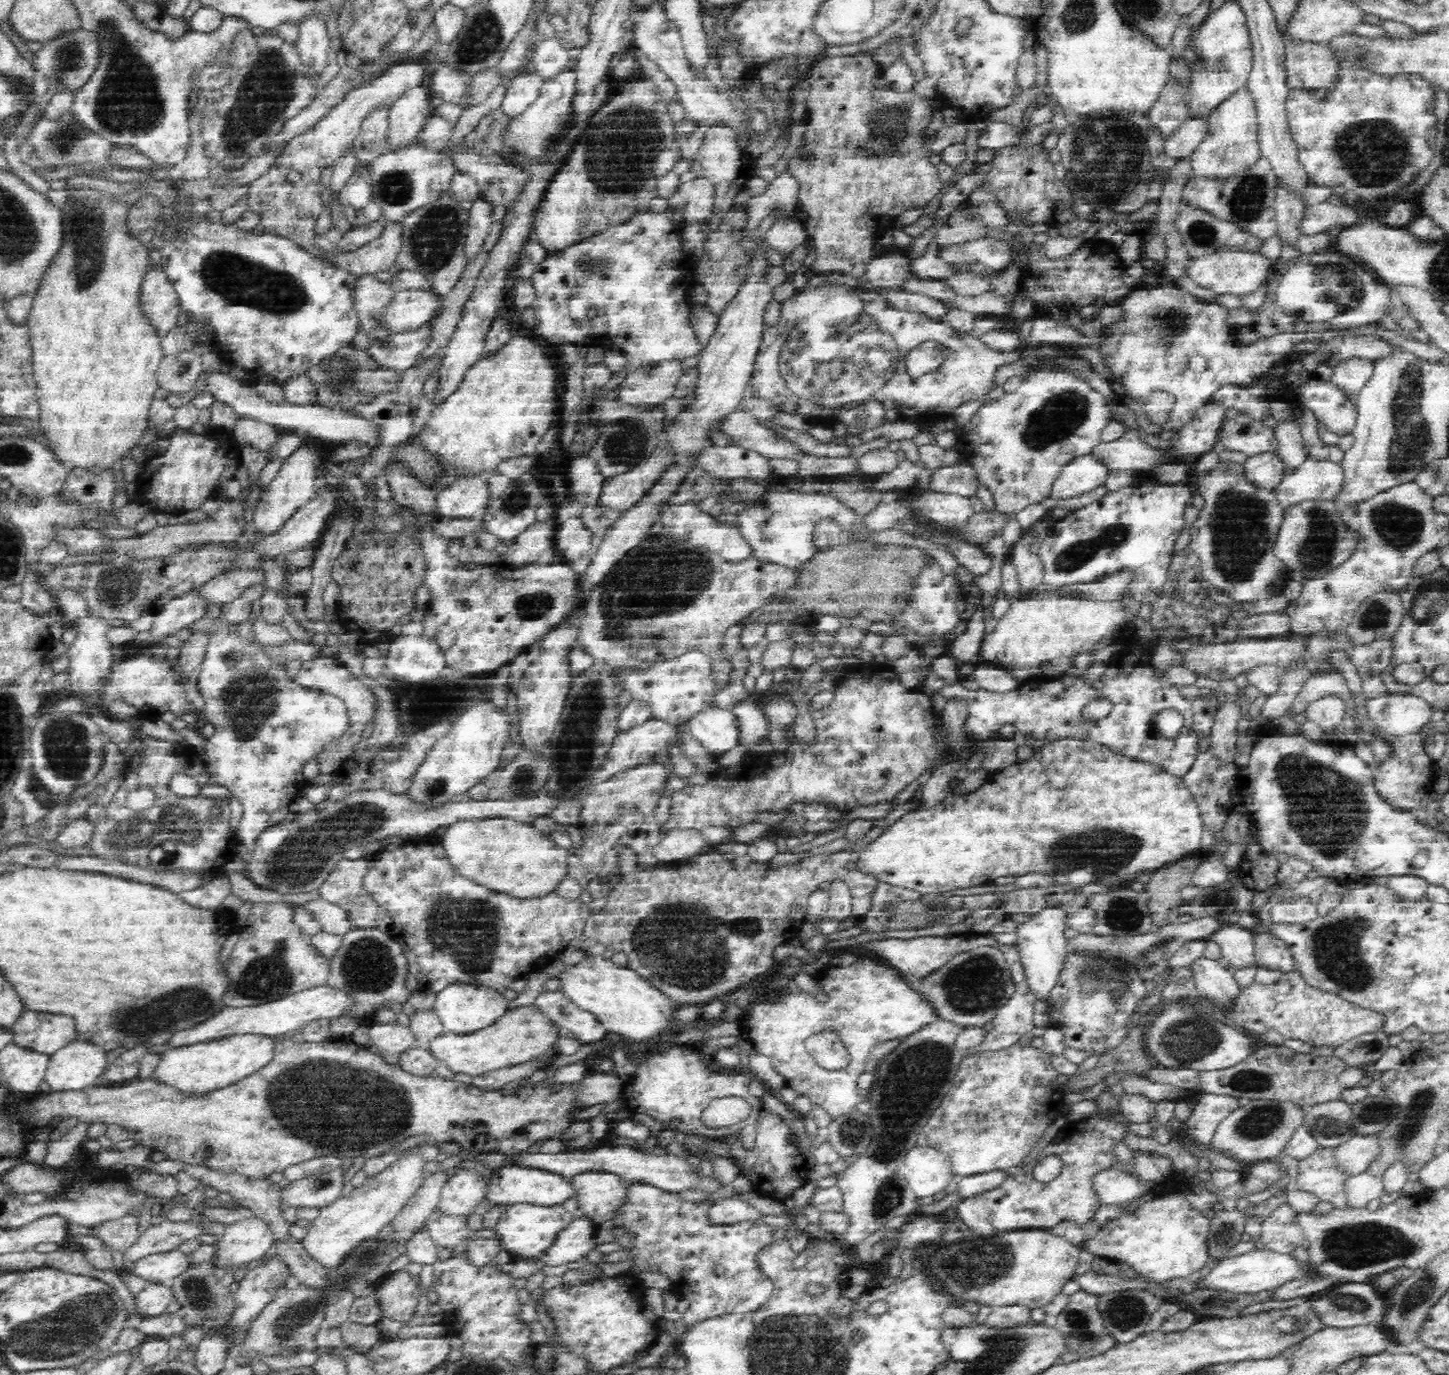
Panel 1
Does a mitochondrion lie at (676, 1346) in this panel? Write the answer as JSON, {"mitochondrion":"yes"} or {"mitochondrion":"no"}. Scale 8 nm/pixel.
{"mitochondrion":"no"}

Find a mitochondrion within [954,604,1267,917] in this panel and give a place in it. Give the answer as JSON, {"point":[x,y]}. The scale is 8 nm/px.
{"point":[1100,852]}

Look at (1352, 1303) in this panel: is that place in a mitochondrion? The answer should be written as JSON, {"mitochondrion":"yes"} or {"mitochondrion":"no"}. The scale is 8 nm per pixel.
{"mitochondrion":"yes"}

